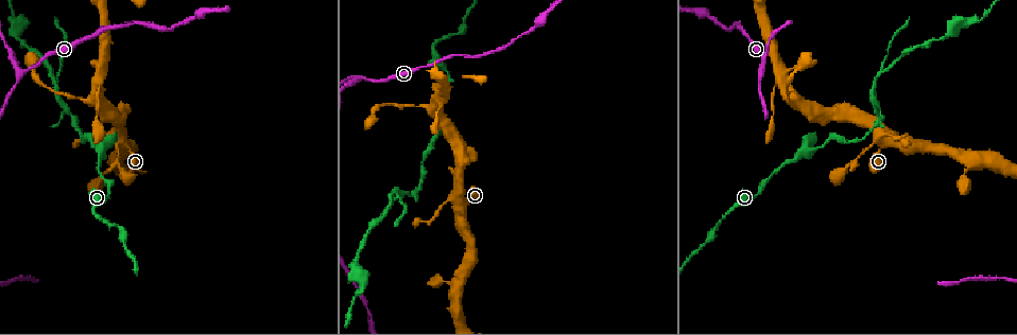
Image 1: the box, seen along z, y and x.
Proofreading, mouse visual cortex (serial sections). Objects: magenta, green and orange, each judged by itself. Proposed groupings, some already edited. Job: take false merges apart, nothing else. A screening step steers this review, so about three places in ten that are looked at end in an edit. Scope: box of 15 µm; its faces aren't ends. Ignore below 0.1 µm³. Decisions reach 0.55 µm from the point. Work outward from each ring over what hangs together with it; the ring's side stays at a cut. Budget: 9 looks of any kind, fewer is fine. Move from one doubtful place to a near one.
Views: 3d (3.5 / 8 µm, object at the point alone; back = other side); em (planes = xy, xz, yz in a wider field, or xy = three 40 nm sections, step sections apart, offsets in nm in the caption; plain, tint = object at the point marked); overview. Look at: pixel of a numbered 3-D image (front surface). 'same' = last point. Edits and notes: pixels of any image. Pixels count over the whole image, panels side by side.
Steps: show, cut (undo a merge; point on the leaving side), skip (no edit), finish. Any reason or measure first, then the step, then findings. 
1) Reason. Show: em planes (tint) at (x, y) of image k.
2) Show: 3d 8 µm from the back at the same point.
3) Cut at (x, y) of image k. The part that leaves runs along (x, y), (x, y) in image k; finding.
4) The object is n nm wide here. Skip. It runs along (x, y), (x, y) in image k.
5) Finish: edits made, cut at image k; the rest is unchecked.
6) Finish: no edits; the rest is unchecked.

Three-way junction. Show: 3d 8 µm at (21, 73) of image 1.

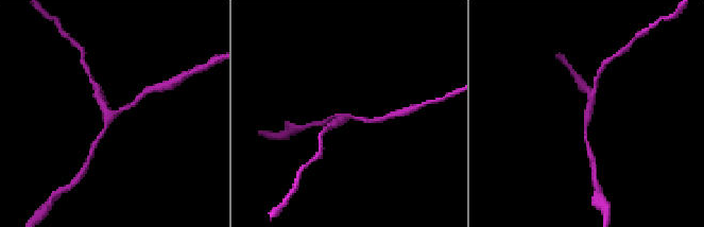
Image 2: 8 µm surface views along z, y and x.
Show: 3d 3.5 µm at (347, 117) of image 2.

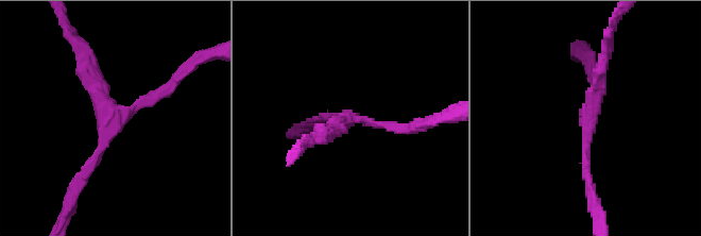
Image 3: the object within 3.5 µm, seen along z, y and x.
3 arms meet here; the arms are 150, 150, 200 nm wide; shape alone is not enough. Show: em xy step 2 (tint) at (350, 119) of image 3.

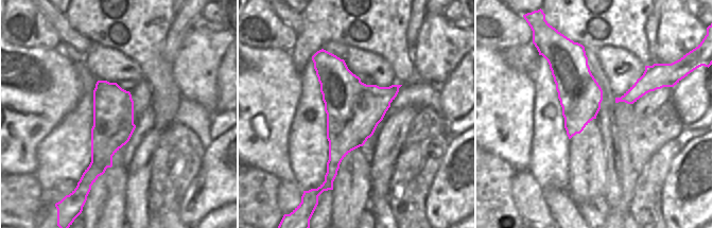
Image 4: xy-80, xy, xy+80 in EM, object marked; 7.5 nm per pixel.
Skip. It runs along (173, 82), (131, 111), (110, 111), (82, 49) in image 3; one cell here.

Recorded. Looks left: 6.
Thin neck. Show: 3d 8 µm at (877, 112) of image 1.

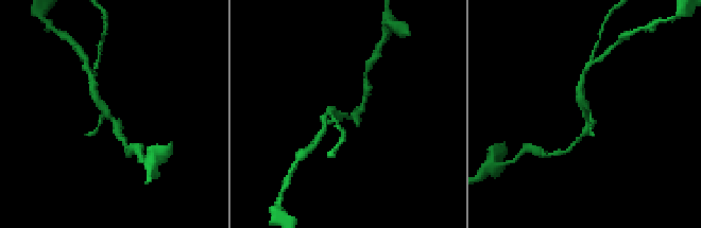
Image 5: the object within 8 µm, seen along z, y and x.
Show: em xy step 3 (tint) at (108, 115) of image 5.

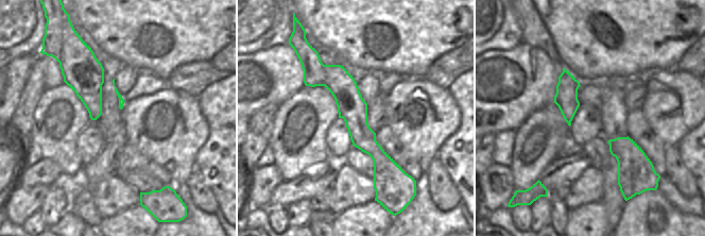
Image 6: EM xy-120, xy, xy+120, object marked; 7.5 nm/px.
Cut at (100, 49) of image 5. A border runs along (324, 65), (326, 73), (325, 85) in image 6; two cells meet here.

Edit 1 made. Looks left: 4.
Redraw. Show: overview.

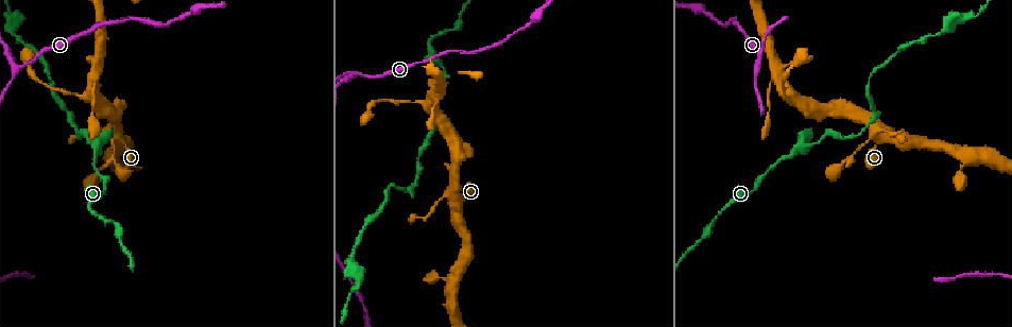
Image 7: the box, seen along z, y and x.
Sharp bend. Show: 3d 3.5 µm at (881, 136) of image 7.

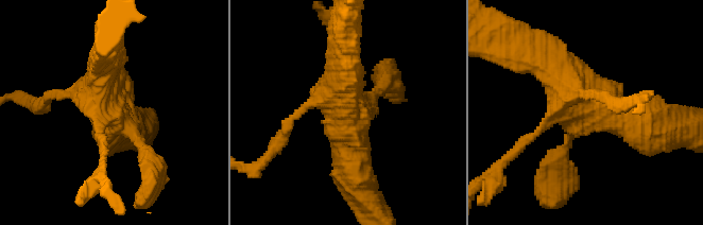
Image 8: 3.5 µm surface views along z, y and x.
Show: em xy step 2 (tint) at (112, 110) of image 8.

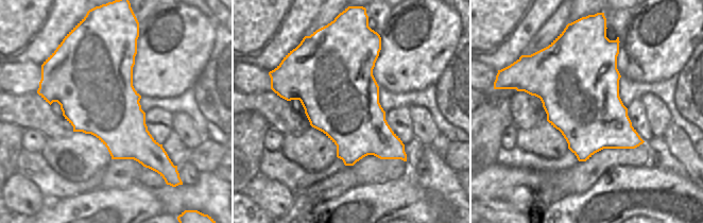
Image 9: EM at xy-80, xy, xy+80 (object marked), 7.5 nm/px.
Show: em xy step 5 (tint) at the same point.

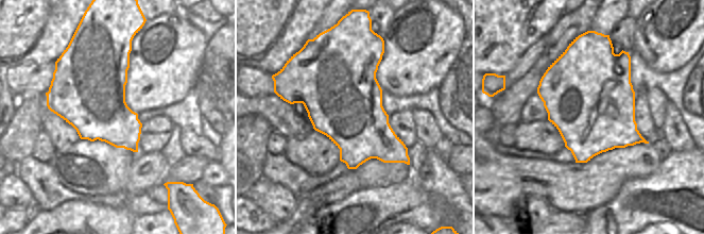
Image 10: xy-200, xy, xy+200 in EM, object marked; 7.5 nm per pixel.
Skip. It runs along (151, 162), (102, 94), (105, 58) in image 8; one cell here.

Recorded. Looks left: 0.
Finish: edits made, cut at image 5; the rest is unchecked.

